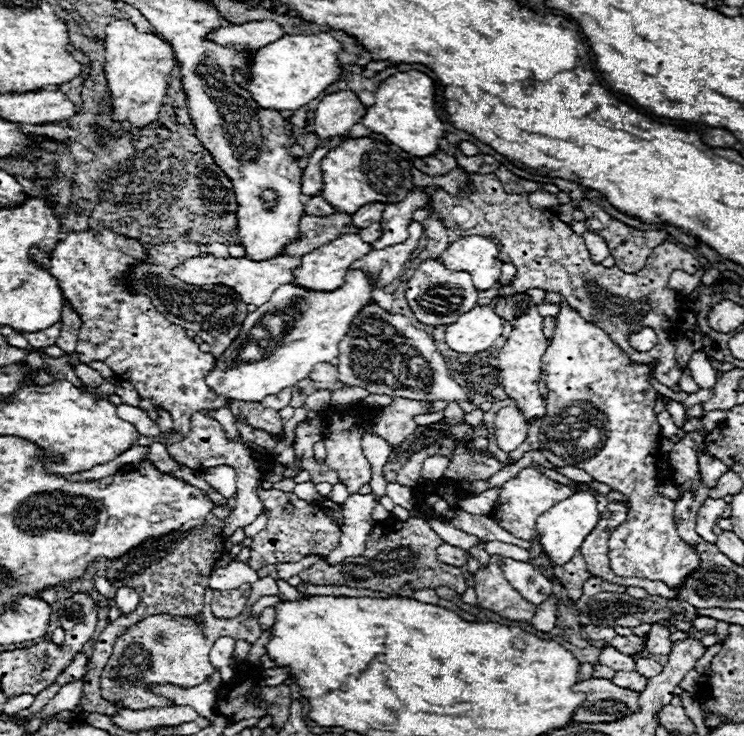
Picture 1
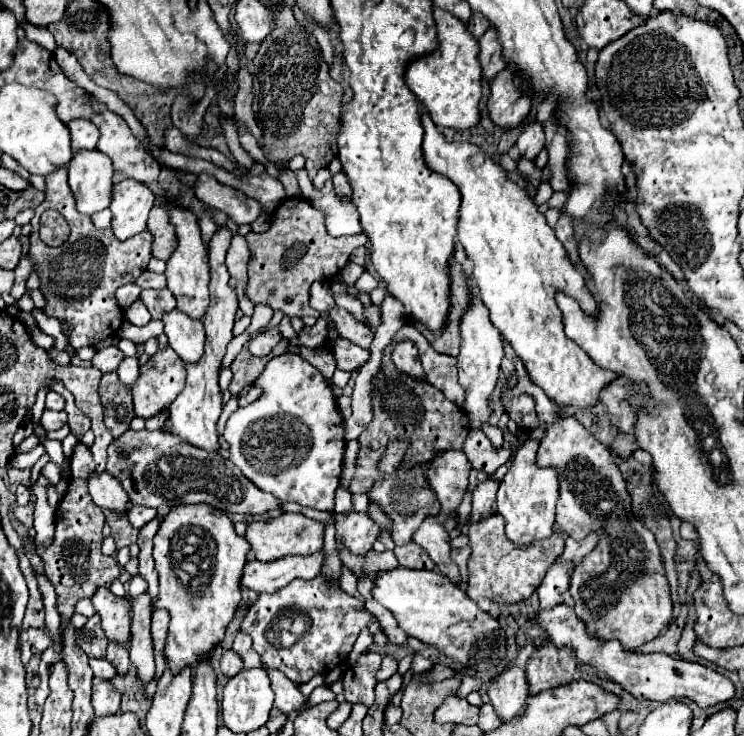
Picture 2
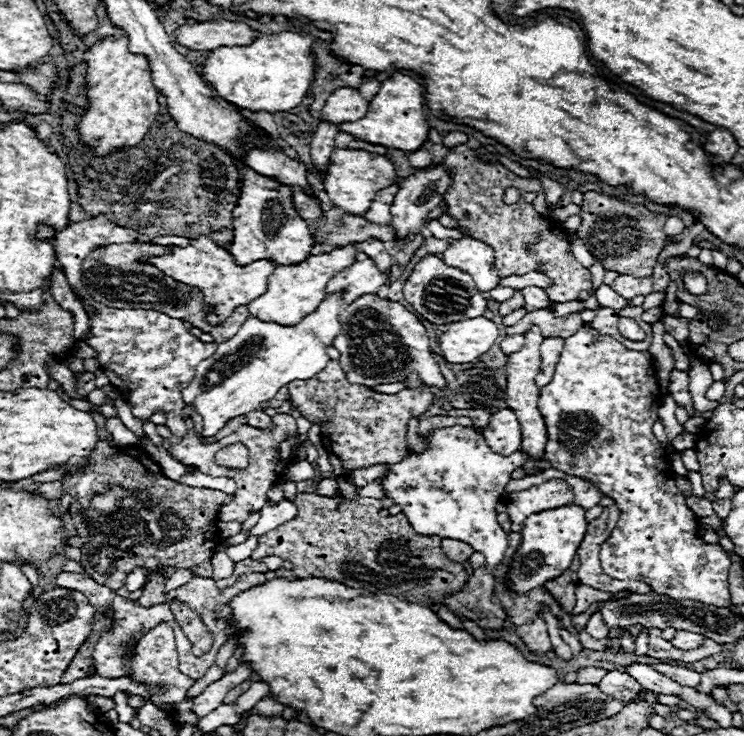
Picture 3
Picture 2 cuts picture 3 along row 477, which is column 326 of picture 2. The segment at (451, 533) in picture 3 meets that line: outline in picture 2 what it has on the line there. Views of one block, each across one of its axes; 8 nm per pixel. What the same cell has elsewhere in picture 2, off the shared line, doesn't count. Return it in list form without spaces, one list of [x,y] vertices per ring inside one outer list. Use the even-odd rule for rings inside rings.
[[[282,354],[282,356],[276,356],[272,358],[266,368],[262,370],[262,374],[256,378],[254,382],[256,388],[262,390],[260,398],[254,400],[252,404],[244,406],[244,408],[238,408],[226,422],[226,430],[224,430],[224,438],[226,442],[230,444],[230,460],[242,470],[242,474],[246,478],[250,478],[250,482],[254,482],[260,490],[266,490],[274,496],[278,496],[282,502],[296,502],[300,506],[308,506],[308,508],[316,508],[316,510],[334,510],[334,492],[336,488],[340,486],[340,470],[342,470],[342,456],[344,456],[344,438],[342,438],[342,416],[338,412],[338,406],[336,406],[336,400],[326,384],[326,380],[322,378],[322,374],[310,364],[306,362],[302,356],[298,354]]]

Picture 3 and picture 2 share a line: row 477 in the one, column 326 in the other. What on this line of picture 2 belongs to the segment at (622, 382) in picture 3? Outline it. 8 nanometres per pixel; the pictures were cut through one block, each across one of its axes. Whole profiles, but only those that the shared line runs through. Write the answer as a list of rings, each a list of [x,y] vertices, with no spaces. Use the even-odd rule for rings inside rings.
[[[318,574],[312,580],[296,578],[286,588],[278,590],[276,594],[260,594],[258,600],[246,612],[242,626],[240,626],[240,630],[252,638],[252,648],[262,656],[262,662],[270,668],[284,672],[292,682],[298,682],[298,684],[308,682],[314,674],[326,674],[328,670],[338,666],[350,654],[358,634],[364,628],[368,628],[372,634],[382,632],[380,622],[376,620],[376,616],[372,616],[364,608],[364,602],[360,602],[358,598],[344,592],[338,584],[326,580],[322,574]],[[288,608],[298,608],[298,610],[306,612],[312,620],[312,626],[304,632],[304,636],[292,648],[278,648],[276,650],[266,640],[264,632],[266,632],[268,624],[280,612],[284,612]]]

